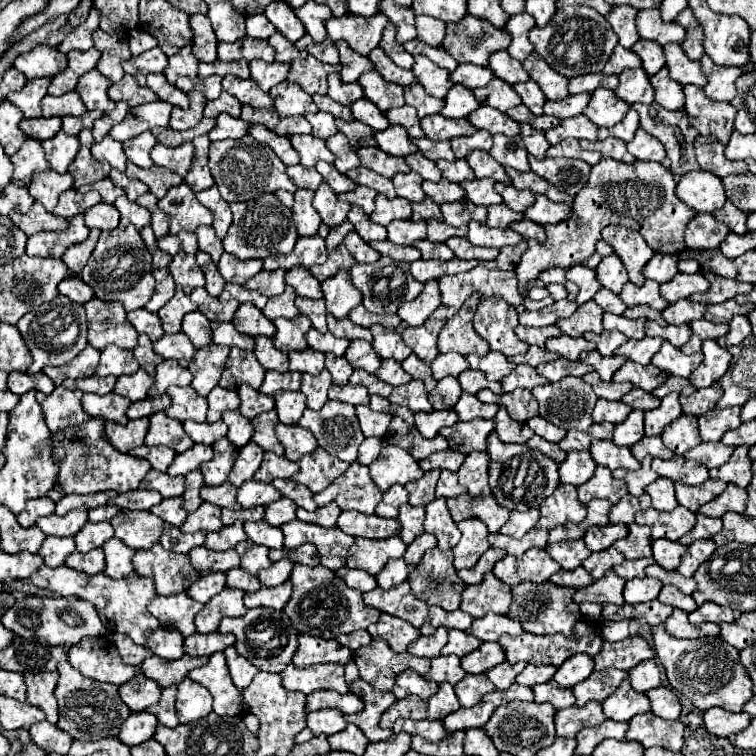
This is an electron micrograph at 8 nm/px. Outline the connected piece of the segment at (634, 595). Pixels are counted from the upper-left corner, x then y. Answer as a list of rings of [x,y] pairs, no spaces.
[[[649,577],[631,579],[631,581],[625,583],[625,589],[623,589],[625,603],[637,605],[637,603],[643,603],[643,601],[653,601],[653,599],[657,599],[661,587],[663,587],[663,583],[649,579]]]

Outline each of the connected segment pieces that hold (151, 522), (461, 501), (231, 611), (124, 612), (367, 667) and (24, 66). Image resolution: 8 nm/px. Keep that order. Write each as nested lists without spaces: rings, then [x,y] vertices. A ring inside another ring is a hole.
[[[119,511],[111,525],[115,537],[131,549],[151,549],[163,531],[163,521],[149,511]]]
[[[463,493],[459,497],[447,499],[447,507],[451,511],[453,521],[463,519],[481,519],[491,533],[497,533],[501,525],[509,519],[509,513],[505,507],[501,507],[493,495],[489,497],[471,497],[469,493]]]
[[[225,587],[219,595],[215,595],[201,613],[195,615],[197,633],[213,633],[217,631],[223,617],[241,617],[247,609],[243,605],[245,591]]]
[[[65,565],[49,569],[49,567],[39,567],[39,571],[35,571],[35,575],[31,575],[31,581],[35,587],[51,591],[55,595],[61,597],[77,597],[77,599],[87,599],[95,605],[103,625],[111,631],[119,631],[129,635],[137,645],[145,645],[147,637],[159,629],[159,621],[147,611],[149,601],[157,595],[155,591],[155,583],[149,577],[141,577],[137,573],[131,573],[127,579],[115,581],[111,577],[107,577],[105,573],[97,573],[97,575],[87,575],[75,569],[69,569]]]
[[[375,637],[367,647],[355,651],[353,659],[359,667],[361,679],[381,691],[391,691],[395,677],[405,669],[413,669],[419,675],[425,675],[431,669],[429,659],[413,657],[409,653],[395,653],[389,643],[379,637]]]
[[[37,45],[33,51],[23,53],[15,59],[13,67],[25,75],[27,81],[37,77],[55,77],[67,69],[67,55],[57,47]]]

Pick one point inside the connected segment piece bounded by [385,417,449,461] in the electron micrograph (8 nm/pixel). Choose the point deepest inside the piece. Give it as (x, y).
(400, 434)

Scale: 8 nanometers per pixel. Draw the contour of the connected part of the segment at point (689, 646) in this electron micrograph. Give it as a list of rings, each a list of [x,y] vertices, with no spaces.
[[[663,625],[651,627],[653,647],[657,659],[665,667],[669,685],[693,701],[701,711],[709,707],[721,707],[733,713],[739,713],[741,707],[753,697],[753,683],[747,675],[743,663],[739,661],[739,651],[731,647],[721,637],[697,637],[697,639],[677,639],[665,631]]]

